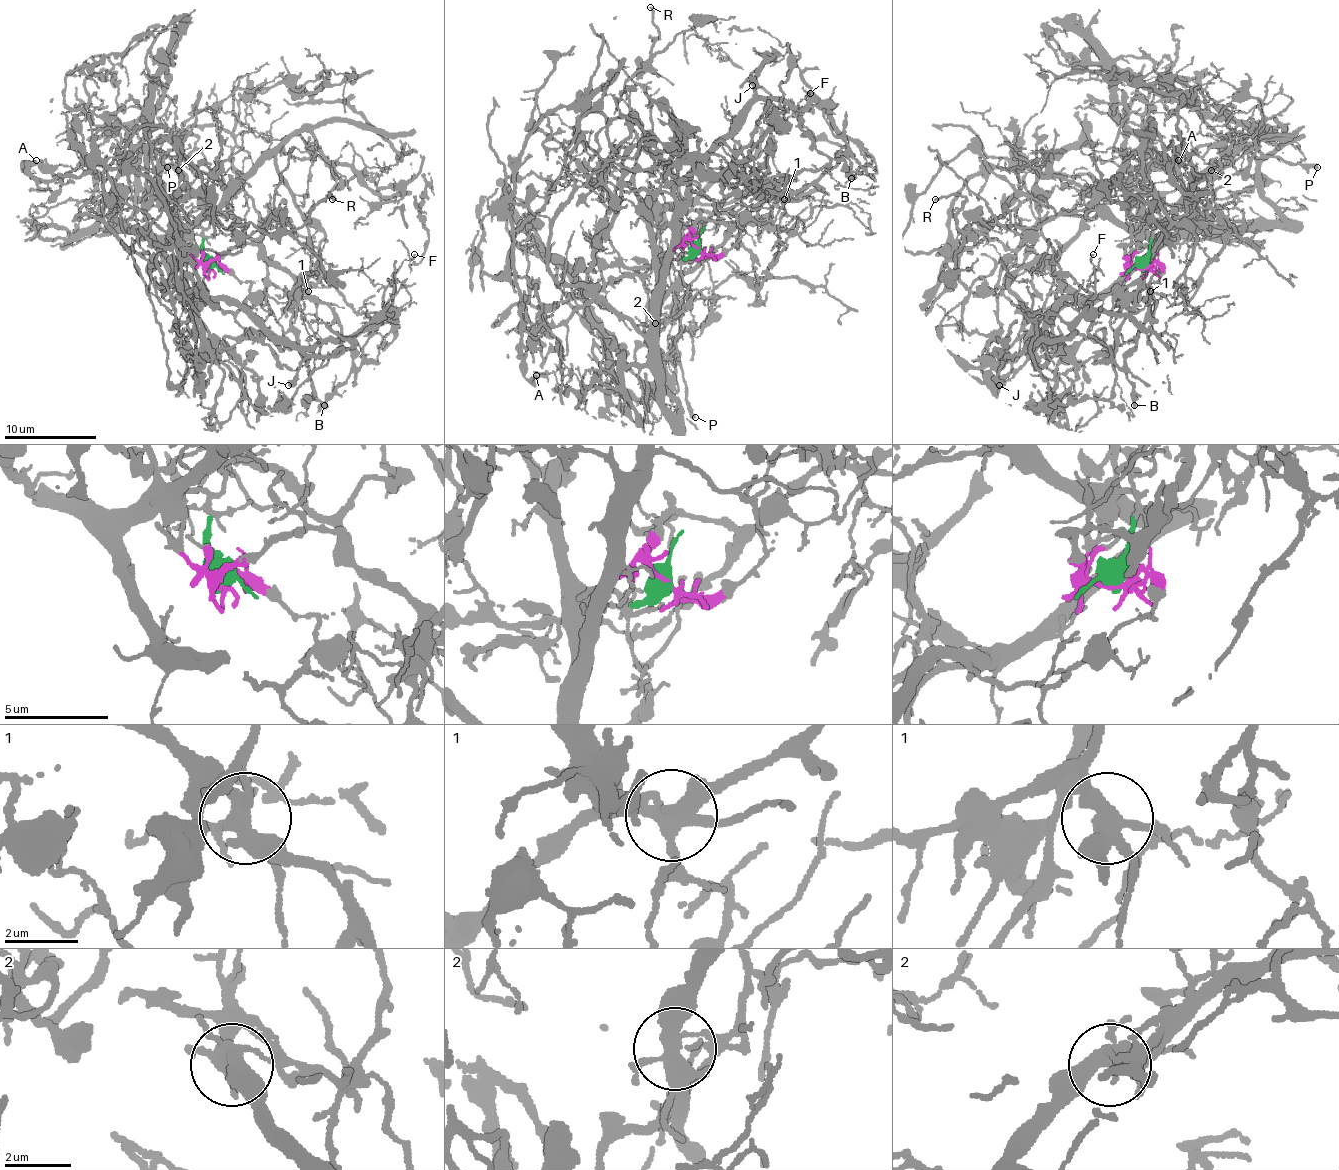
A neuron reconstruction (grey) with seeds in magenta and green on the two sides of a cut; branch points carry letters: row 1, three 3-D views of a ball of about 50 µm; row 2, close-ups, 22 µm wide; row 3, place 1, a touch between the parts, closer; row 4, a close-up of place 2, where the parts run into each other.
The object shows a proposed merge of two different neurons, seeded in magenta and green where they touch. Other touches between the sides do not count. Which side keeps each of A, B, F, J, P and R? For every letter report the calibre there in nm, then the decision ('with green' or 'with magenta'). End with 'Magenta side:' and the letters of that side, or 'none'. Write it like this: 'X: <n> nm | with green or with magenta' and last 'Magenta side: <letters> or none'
A: 260 nm | with green
B: 240 nm | with magenta
F: 130 nm | with green
J: 550 nm | with green
P: 360 nm | with magenta
R: 200 nm | with green
Magenta side: B, P

